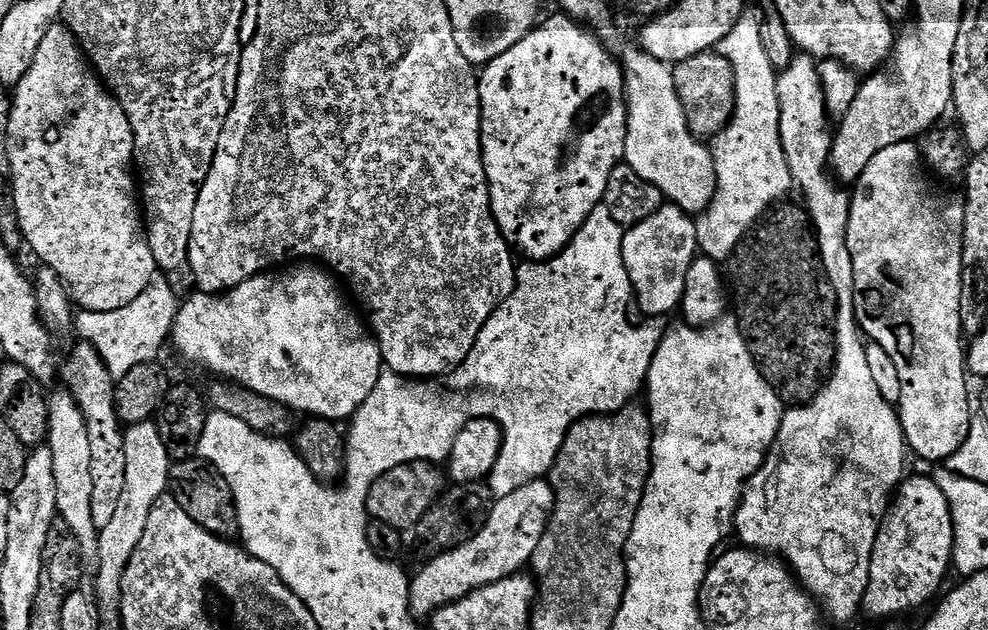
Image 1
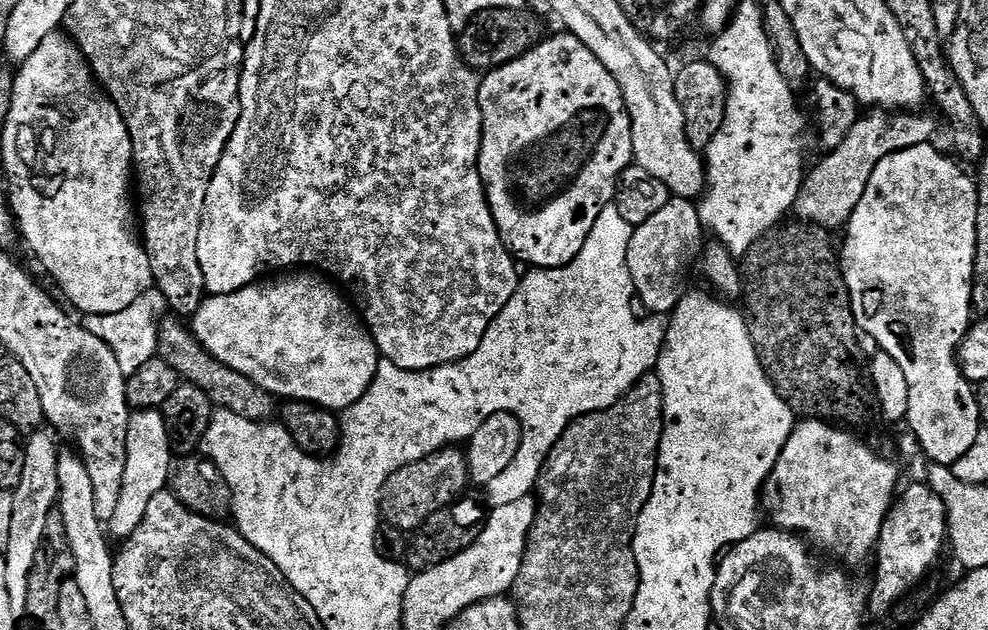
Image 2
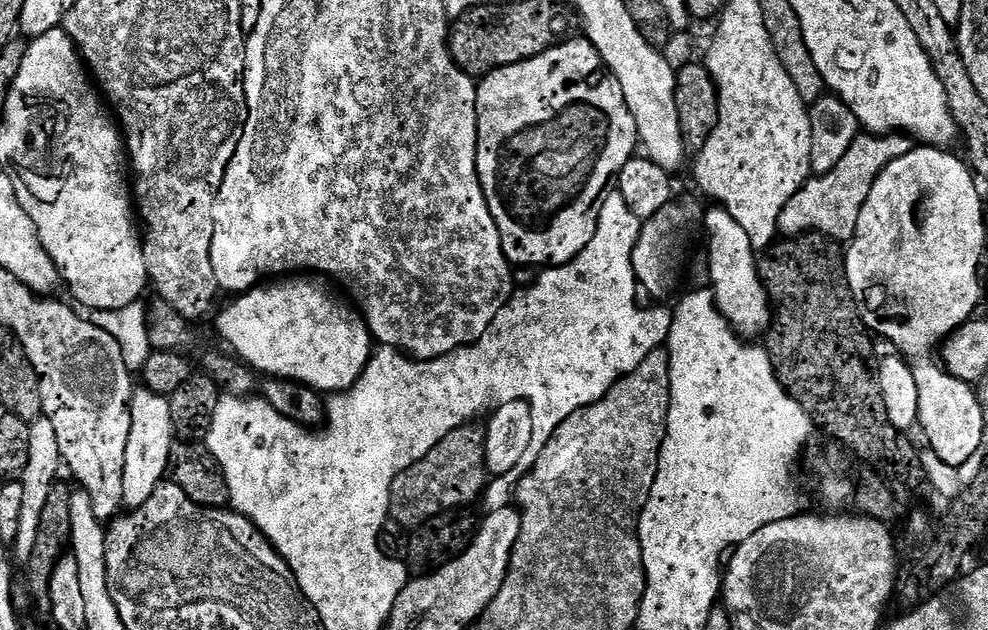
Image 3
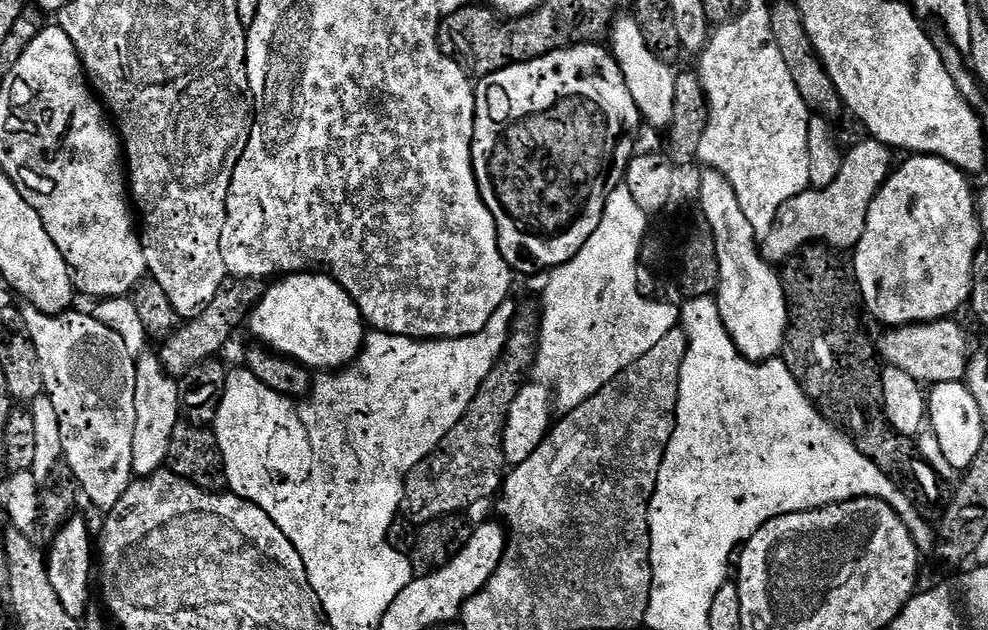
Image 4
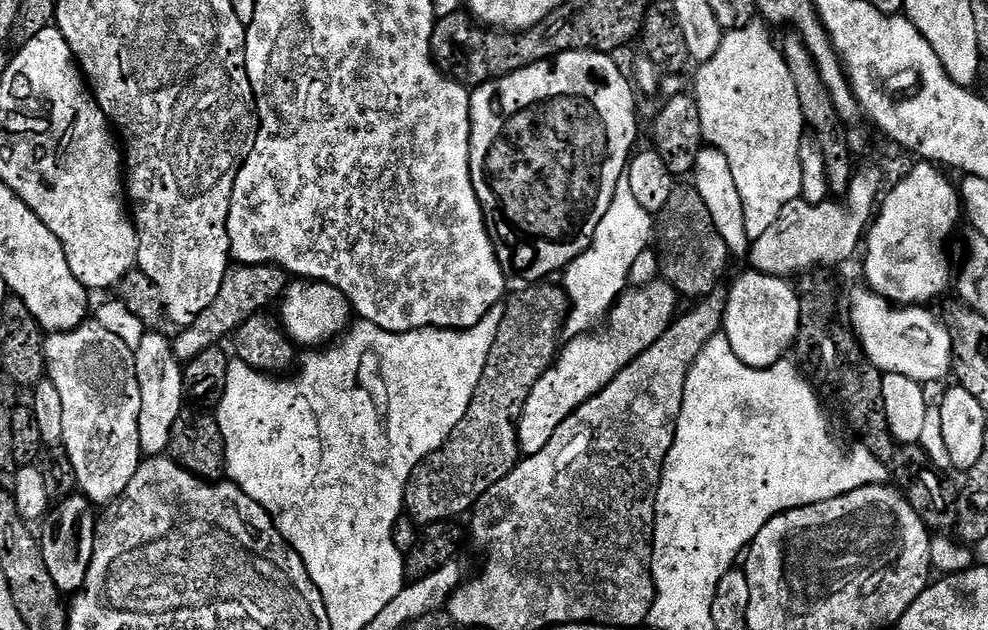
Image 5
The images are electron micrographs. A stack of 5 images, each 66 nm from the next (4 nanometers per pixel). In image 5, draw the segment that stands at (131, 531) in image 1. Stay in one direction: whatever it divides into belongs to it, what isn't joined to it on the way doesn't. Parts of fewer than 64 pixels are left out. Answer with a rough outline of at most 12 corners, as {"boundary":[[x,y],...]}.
{"boundary":[[163,331],[135,348],[138,438],[145,457],[169,451],[185,411],[184,369]]}

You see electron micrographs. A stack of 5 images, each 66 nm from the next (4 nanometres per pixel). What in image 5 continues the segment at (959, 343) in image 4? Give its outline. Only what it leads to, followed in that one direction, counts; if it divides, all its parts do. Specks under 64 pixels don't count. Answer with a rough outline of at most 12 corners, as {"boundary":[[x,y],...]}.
{"boundary":[[864,286],[847,323],[881,374],[950,376],[952,334]]}

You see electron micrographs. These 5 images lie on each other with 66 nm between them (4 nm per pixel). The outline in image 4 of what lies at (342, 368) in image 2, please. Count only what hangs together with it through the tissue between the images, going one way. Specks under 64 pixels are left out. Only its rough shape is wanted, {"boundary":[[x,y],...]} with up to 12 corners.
{"boundary":[[323,272],[263,289],[246,320],[309,370],[347,368],[366,321]]}

